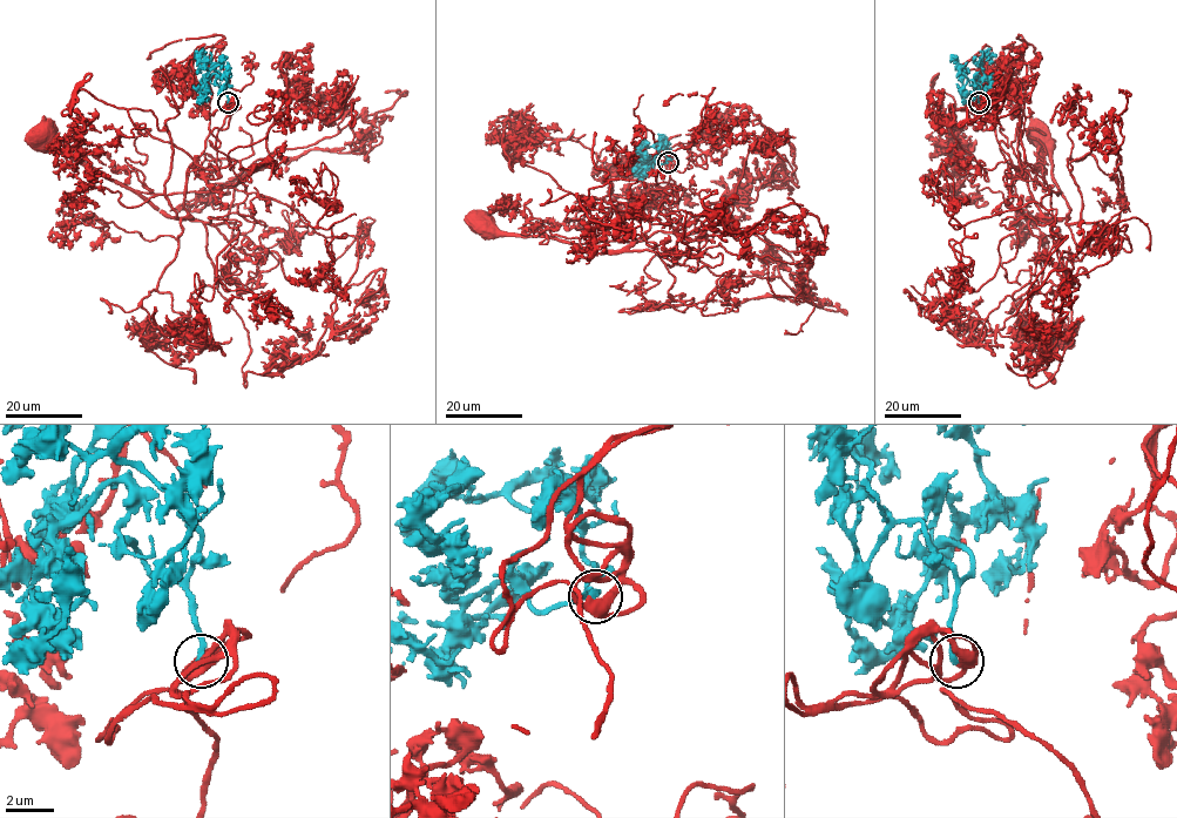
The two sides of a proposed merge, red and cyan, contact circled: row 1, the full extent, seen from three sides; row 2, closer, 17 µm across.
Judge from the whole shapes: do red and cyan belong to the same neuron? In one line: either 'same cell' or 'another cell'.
same cell

